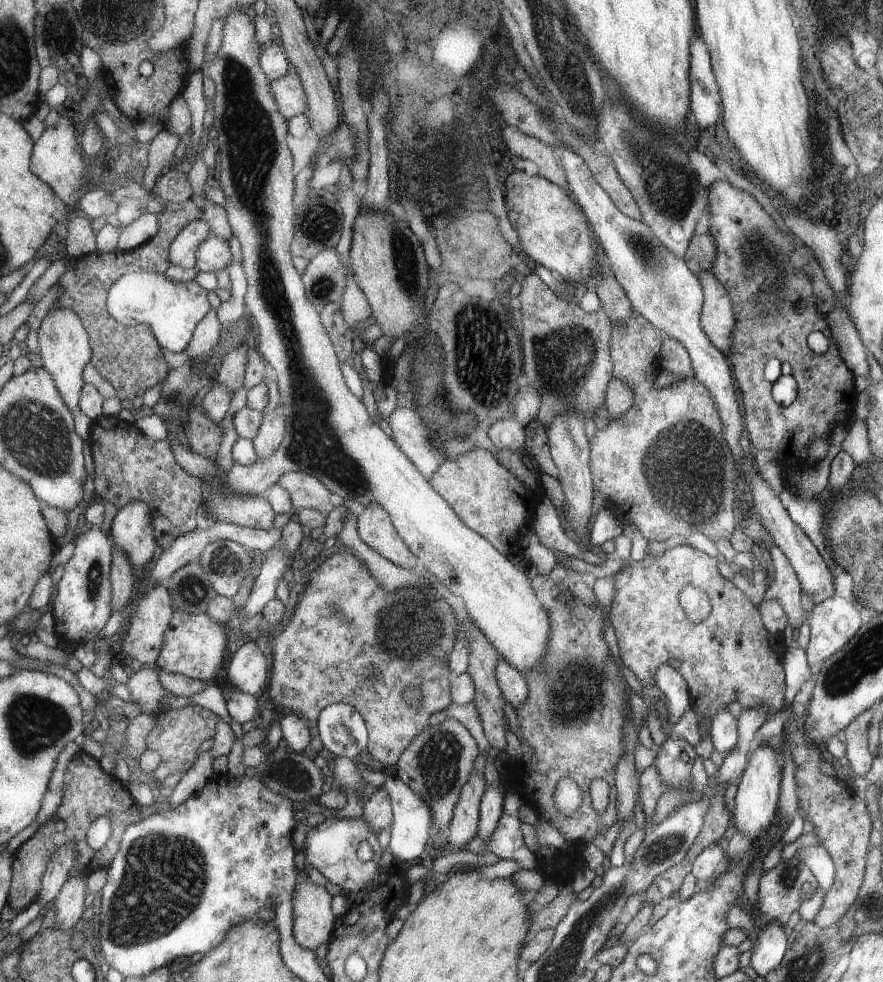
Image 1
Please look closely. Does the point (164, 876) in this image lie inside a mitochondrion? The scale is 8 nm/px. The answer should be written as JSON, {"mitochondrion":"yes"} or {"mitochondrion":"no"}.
{"mitochondrion":"yes"}

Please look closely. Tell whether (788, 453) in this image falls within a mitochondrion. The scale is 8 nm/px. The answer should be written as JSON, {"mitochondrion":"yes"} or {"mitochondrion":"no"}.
{"mitochondrion":"no"}

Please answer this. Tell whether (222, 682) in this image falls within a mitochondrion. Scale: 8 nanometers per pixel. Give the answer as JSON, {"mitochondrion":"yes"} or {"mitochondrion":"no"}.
{"mitochondrion":"no"}

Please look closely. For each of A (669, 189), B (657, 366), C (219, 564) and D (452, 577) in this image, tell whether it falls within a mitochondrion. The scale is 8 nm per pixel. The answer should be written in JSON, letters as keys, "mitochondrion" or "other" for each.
{"A":"mitochondrion","B":"other","C":"mitochondrion","D":"mitochondrion"}

